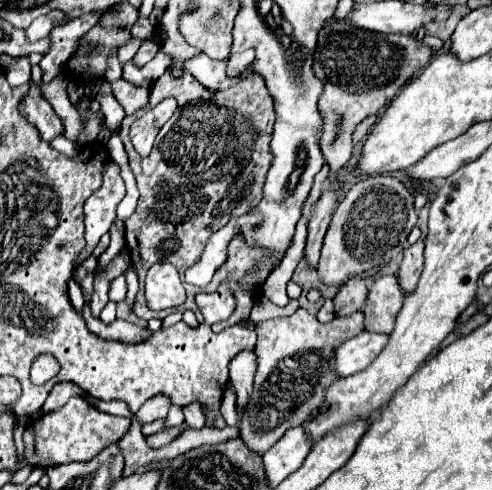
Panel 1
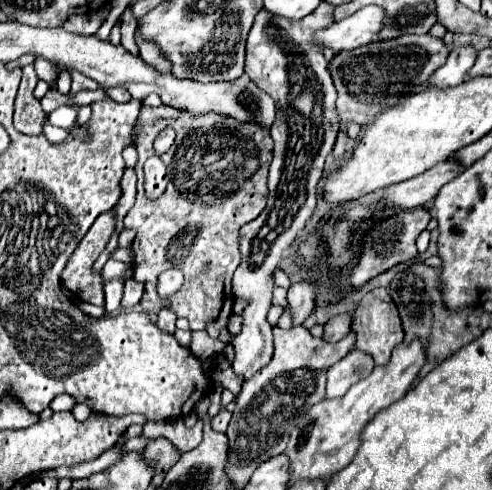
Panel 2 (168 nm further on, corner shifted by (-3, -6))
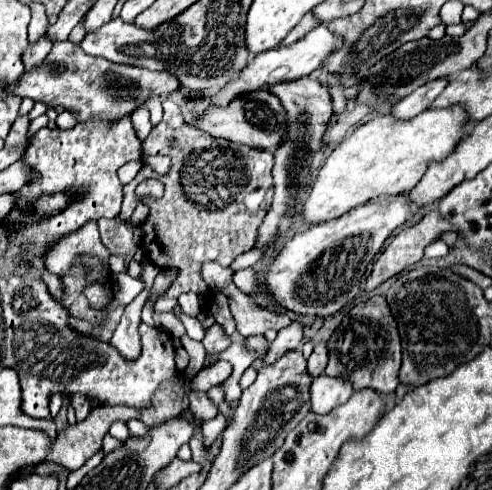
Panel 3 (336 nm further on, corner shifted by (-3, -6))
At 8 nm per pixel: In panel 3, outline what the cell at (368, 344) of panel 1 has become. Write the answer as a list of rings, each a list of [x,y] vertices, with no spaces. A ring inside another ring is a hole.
[[[321,375],[311,383],[311,411],[319,415],[327,415],[333,407],[347,403],[351,395],[353,389],[349,381]]]

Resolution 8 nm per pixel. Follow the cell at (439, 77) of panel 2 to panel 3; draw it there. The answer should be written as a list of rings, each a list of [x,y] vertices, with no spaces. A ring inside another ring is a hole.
[[[435,79],[429,81],[421,87],[417,87],[413,93],[405,95],[395,107],[391,107],[391,115],[395,119],[411,119],[415,115],[419,115],[421,111],[425,111],[429,107],[429,103],[443,91],[443,87],[447,85],[447,79]]]

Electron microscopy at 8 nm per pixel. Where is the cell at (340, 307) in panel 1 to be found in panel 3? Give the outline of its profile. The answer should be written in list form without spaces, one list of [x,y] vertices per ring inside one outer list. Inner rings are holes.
[[[319,343],[319,345],[315,345],[315,351],[307,361],[307,373],[311,377],[319,377],[319,375],[323,375],[325,367],[327,367],[327,345]]]

